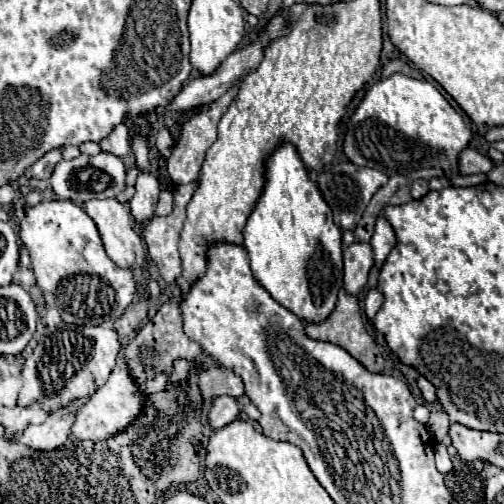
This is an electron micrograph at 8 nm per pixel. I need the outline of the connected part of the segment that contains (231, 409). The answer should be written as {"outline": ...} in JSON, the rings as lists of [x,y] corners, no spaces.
{"outline":[[[221,396],[215,400],[213,410],[209,412],[209,422],[213,428],[223,428],[239,416],[239,404],[231,396]]]}

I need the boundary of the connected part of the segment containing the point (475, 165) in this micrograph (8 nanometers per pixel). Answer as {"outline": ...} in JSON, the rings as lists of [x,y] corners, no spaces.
{"outline":[[[473,148],[463,150],[463,154],[459,156],[459,172],[461,174],[487,174],[493,170],[493,166],[495,164],[487,156],[479,154]]]}

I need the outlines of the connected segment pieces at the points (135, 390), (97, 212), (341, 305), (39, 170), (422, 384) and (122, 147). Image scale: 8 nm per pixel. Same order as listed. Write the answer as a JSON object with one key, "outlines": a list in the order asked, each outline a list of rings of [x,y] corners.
{"outlines":[[[[177,360],[175,366],[173,366],[173,376],[171,378],[167,378],[165,374],[159,374],[157,378],[149,380],[147,384],[135,384],[129,378],[127,366],[123,366],[123,364],[115,366],[111,376],[109,376],[109,380],[101,386],[101,390],[97,390],[87,400],[87,404],[77,412],[77,420],[75,420],[73,428],[71,428],[71,440],[91,440],[91,442],[97,442],[97,440],[105,440],[107,436],[127,428],[143,412],[143,396],[145,394],[153,394],[153,392],[165,390],[169,382],[183,382],[183,380],[189,378],[189,374],[191,374],[189,362]]],[[[93,198],[93,200],[87,200],[83,202],[83,210],[91,216],[91,220],[97,224],[99,228],[99,234],[103,238],[103,244],[105,244],[105,250],[107,254],[111,256],[113,262],[117,262],[121,268],[129,268],[133,270],[135,274],[135,280],[137,280],[137,286],[143,286],[143,272],[145,272],[145,250],[143,250],[143,240],[141,236],[133,230],[133,218],[129,214],[129,210],[117,202],[115,198]]],[[[339,290],[339,298],[337,298],[337,308],[335,312],[321,324],[307,324],[305,326],[305,334],[313,340],[323,340],[323,342],[331,342],[337,344],[341,348],[345,348],[353,358],[357,358],[369,372],[383,372],[385,368],[385,360],[379,354],[375,340],[367,334],[363,320],[361,320],[361,308],[359,308],[359,300],[351,294],[347,294],[345,290]]],[[[51,150],[47,152],[43,158],[39,158],[33,166],[31,166],[31,178],[37,180],[47,180],[51,176],[51,170],[63,160],[61,150]]],[[[423,376],[417,380],[417,384],[419,384],[419,390],[423,392],[423,398],[431,404],[431,402],[437,402],[437,394],[435,394],[435,386],[429,382],[429,380],[425,380]]],[[[119,124],[111,134],[109,138],[101,140],[101,148],[119,156],[119,158],[125,158],[129,156],[131,152],[131,136],[129,136],[129,128],[125,124]]]]}

